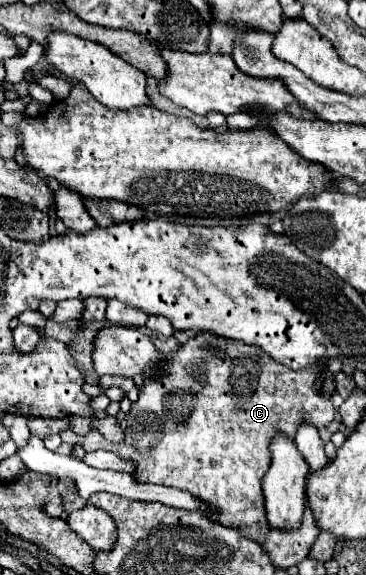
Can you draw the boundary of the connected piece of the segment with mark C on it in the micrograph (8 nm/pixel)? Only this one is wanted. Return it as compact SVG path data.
M209 332L191 338L167 358L167 362L171 362L167 378L145 378L139 400L127 414L125 438L119 444L111 442L109 452L137 462L137 470L131 474L135 482L187 490L209 506L211 512L205 512L207 518L227 528L235 528L237 532L243 532L245 538L263 544L269 526L263 522L263 494L259 482L269 468L269 444L277 434L285 434L293 440L303 422L323 428L333 420L333 402L321 398L319 386L315 384L325 366L297 372L275 362L269 354L259 350L259 346L231 342Z

